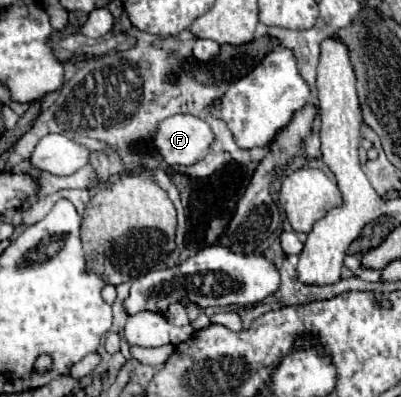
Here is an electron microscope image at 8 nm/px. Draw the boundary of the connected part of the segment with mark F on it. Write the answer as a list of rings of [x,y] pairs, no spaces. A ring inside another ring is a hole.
[[[187,113],[161,121],[153,137],[153,145],[159,149],[157,159],[169,167],[195,165],[207,155],[213,141],[209,123]]]

